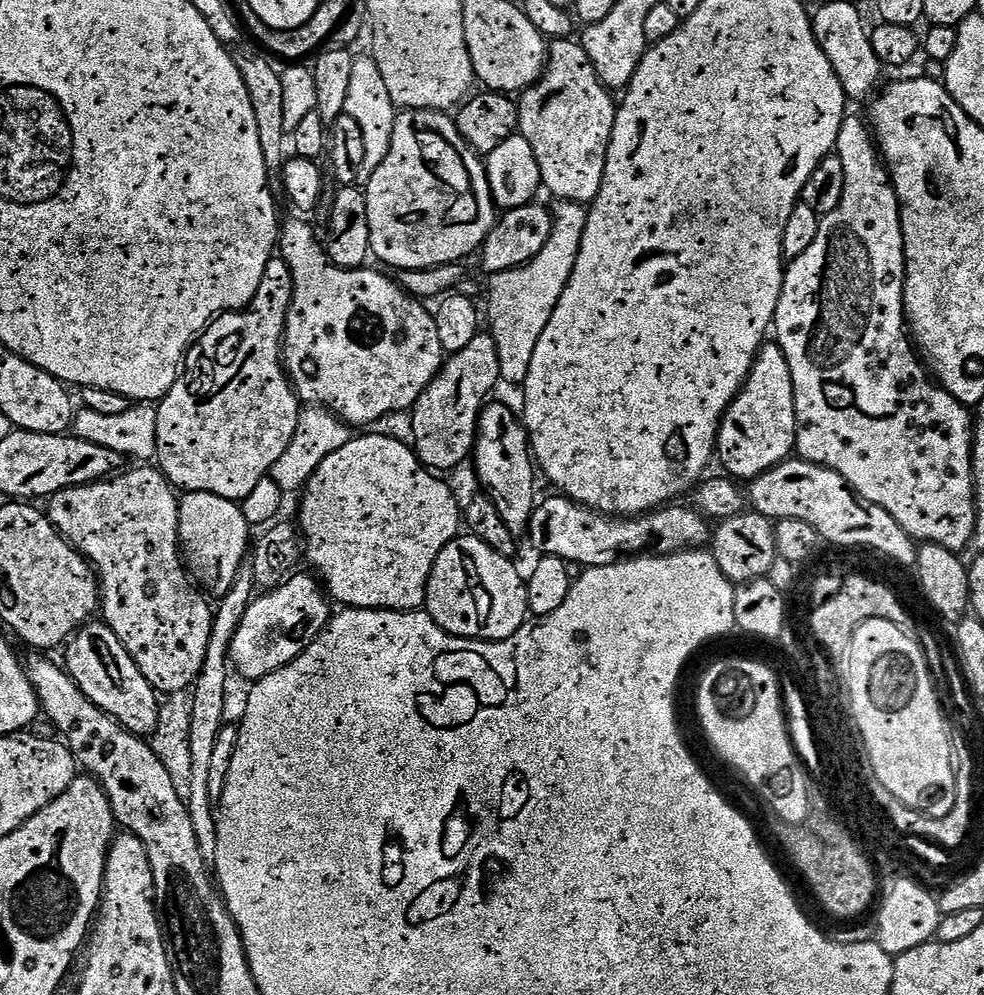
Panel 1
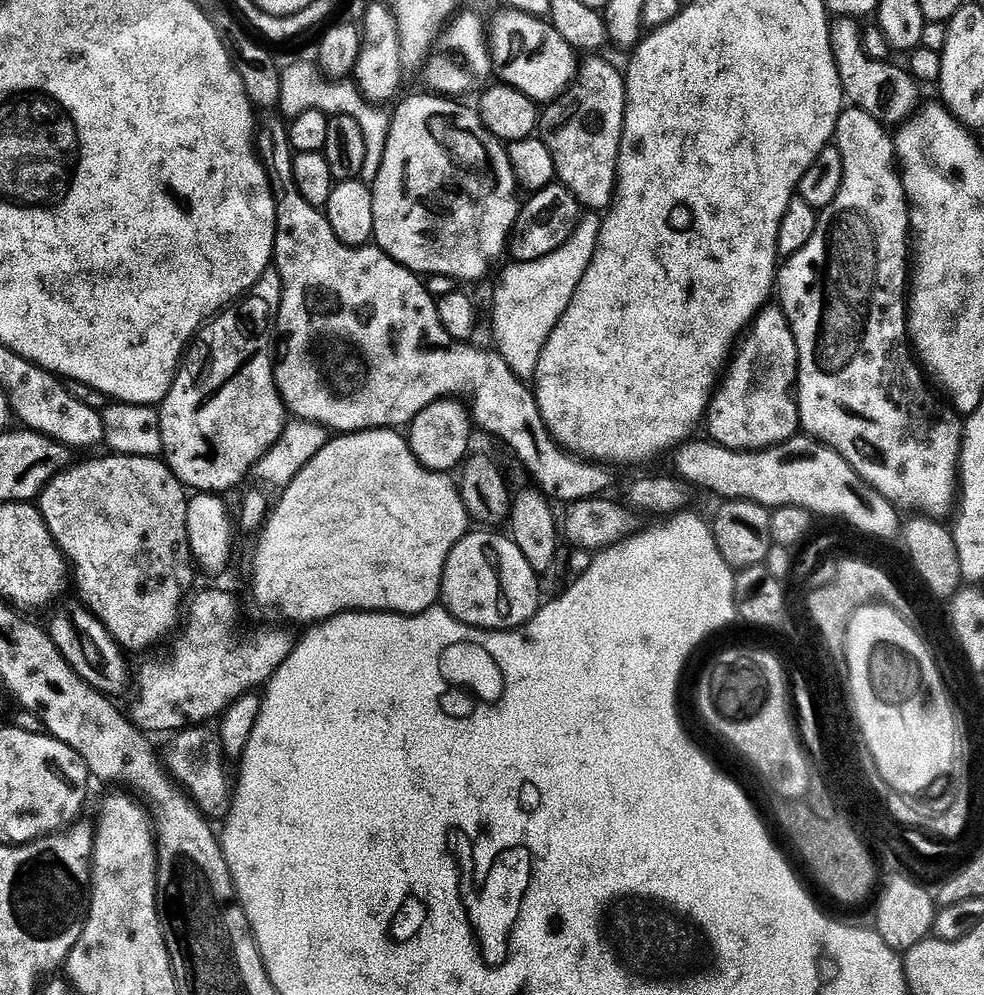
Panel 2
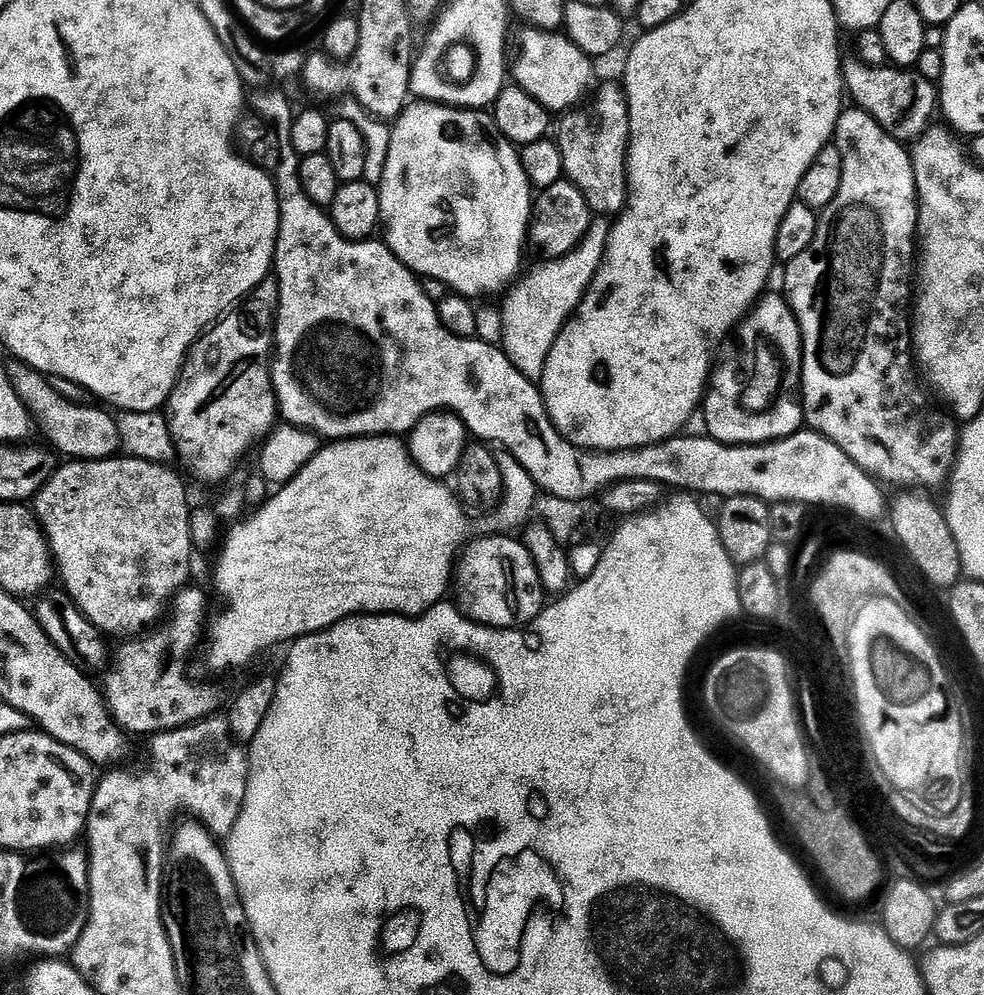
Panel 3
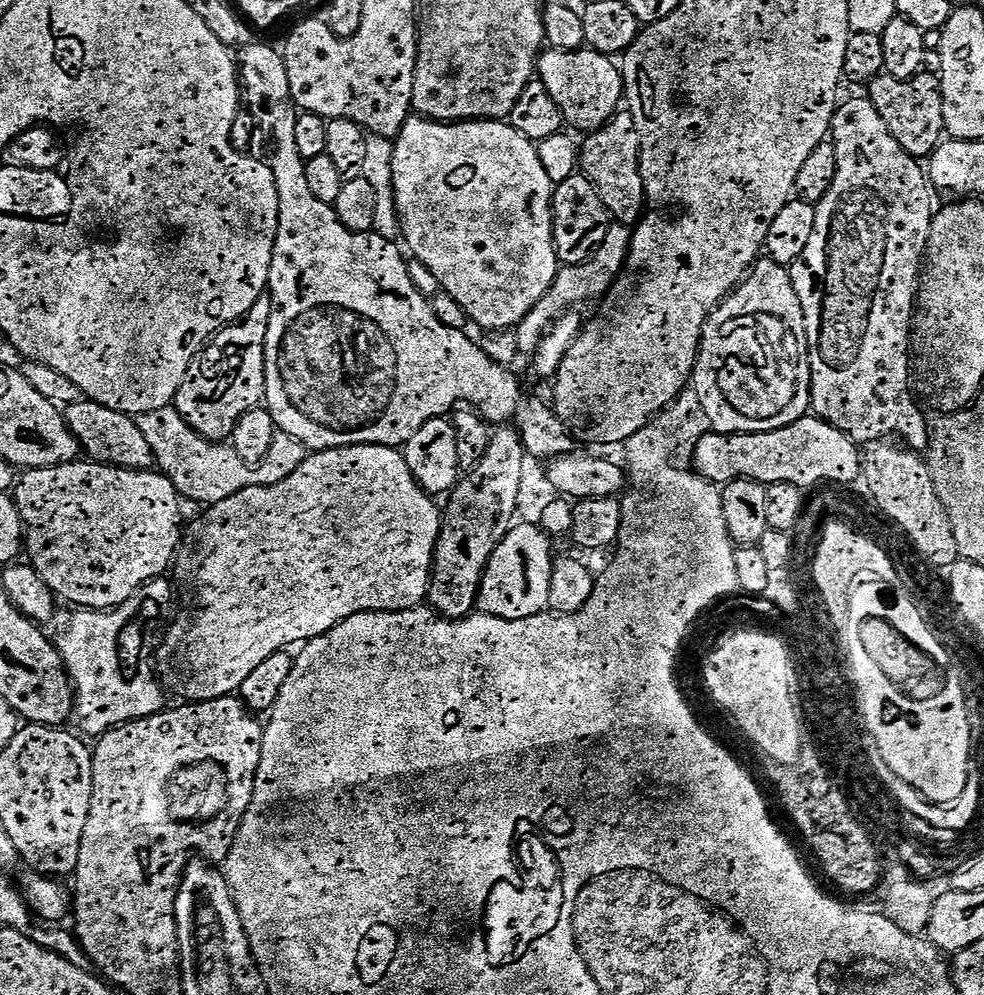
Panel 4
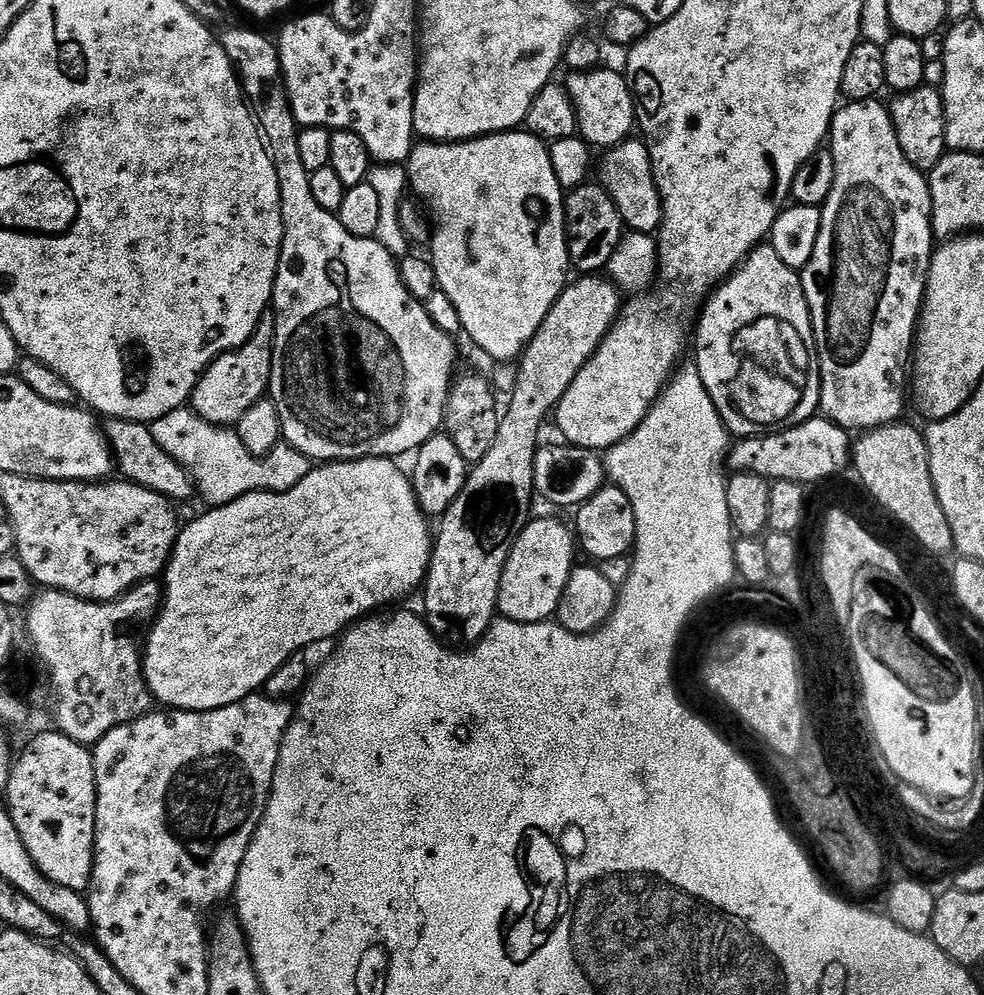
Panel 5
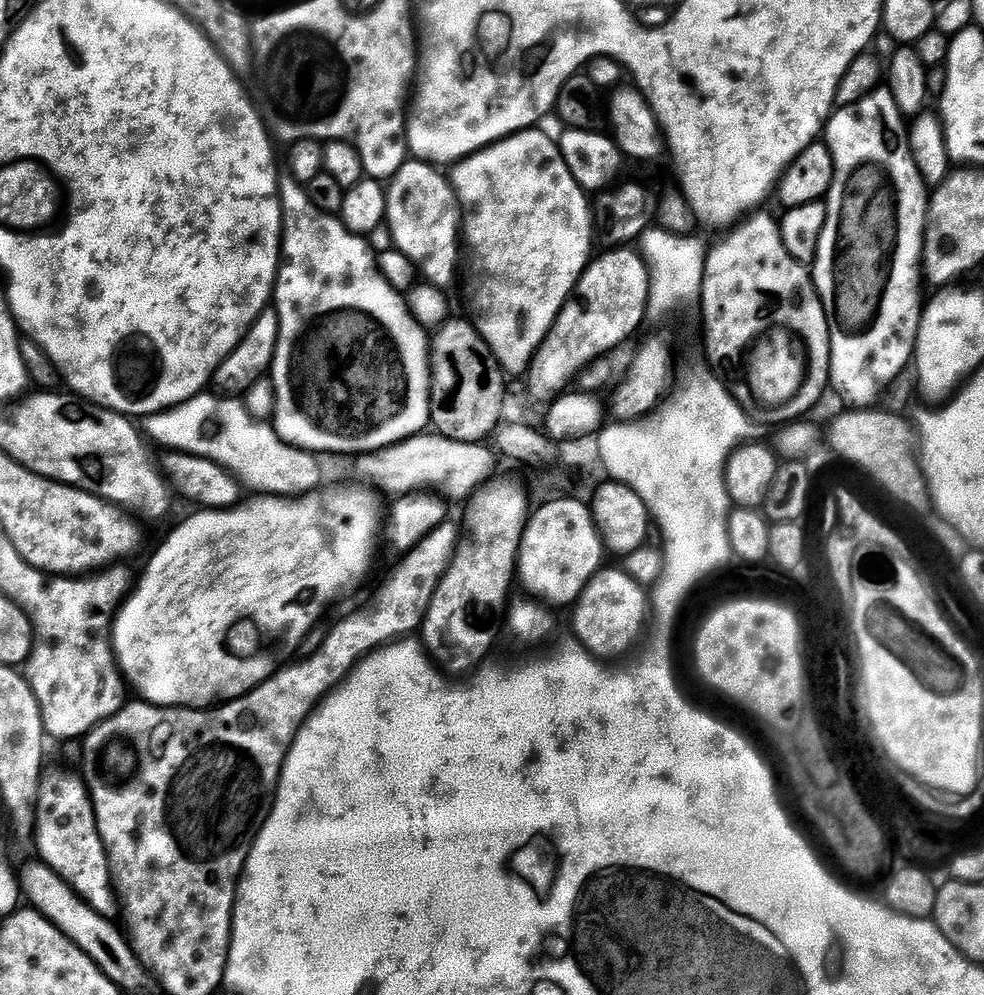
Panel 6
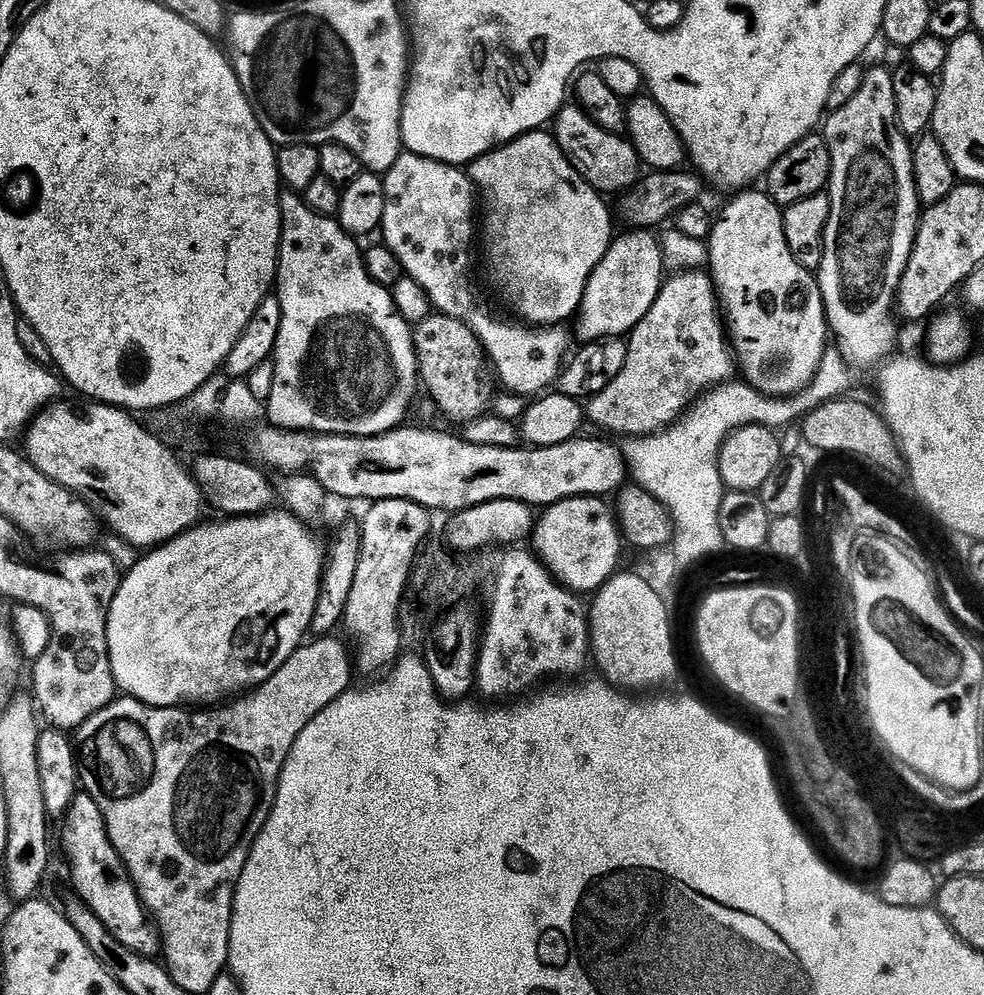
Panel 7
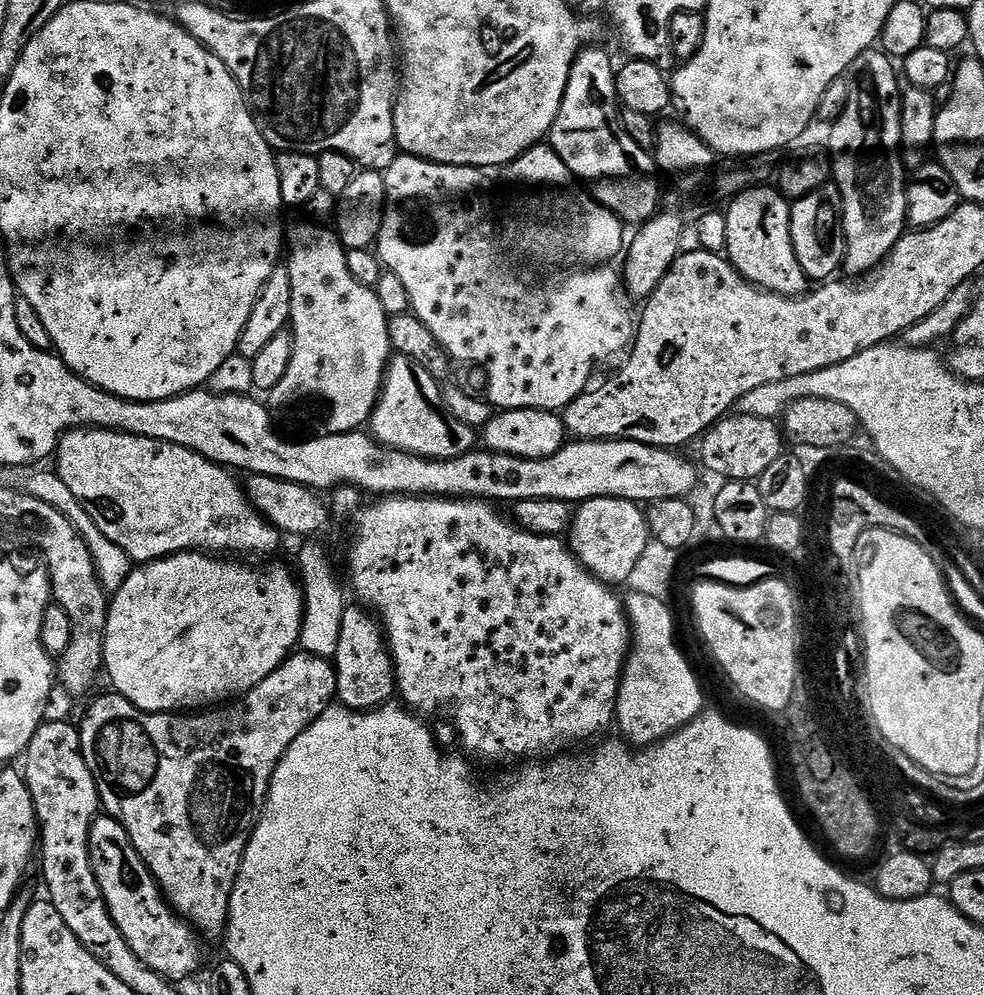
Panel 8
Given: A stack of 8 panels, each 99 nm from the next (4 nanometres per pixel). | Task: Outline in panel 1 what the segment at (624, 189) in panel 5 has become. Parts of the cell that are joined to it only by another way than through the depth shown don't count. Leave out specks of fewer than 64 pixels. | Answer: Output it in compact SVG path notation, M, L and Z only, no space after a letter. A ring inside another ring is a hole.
M556 38L548 44L548 58L544 73L519 97L519 135L530 142L534 158L538 158L540 178L545 189L549 188L561 201L573 201L587 205L596 199L604 181L604 171L608 161L608 147L612 141L612 131L616 125L617 101L612 101L613 93L605 88L596 67L586 54L583 43L572 38Z

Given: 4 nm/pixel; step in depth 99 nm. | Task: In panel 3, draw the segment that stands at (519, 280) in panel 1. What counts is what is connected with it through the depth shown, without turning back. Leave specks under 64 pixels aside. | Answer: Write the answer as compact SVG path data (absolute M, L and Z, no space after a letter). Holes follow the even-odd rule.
M593 219L579 247L562 259L545 261L544 265L528 278L523 277L509 291L510 296L502 310L502 347L511 364L533 382L544 375L545 360L557 334L575 313L604 261L607 226L605 219Z

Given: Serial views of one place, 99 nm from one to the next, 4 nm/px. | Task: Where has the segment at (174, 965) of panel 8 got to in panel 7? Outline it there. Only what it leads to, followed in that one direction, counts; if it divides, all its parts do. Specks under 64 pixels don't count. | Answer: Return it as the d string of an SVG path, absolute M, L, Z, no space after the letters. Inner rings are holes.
M77 794L73 798L68 811L62 817L64 823L64 852L68 855L68 868L72 871L72 884L80 894L83 907L99 918L126 946L126 950L134 950L134 954L156 958L161 955L162 945L160 933L155 923L144 910L138 890L114 846L110 842L110 834L106 830L106 822L102 818L102 810L98 810L98 802L86 794Z

